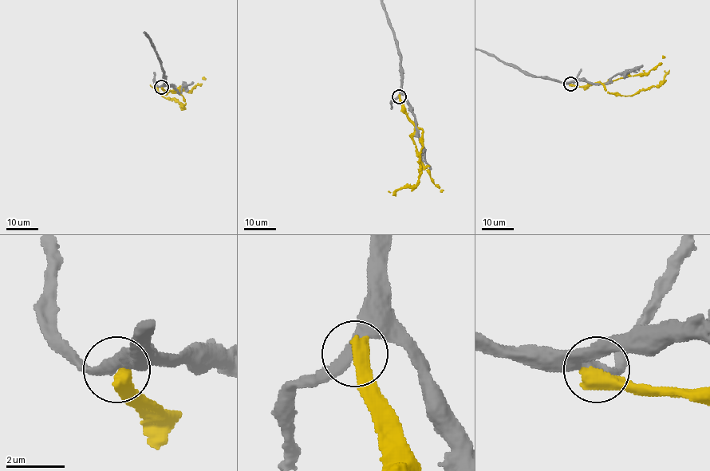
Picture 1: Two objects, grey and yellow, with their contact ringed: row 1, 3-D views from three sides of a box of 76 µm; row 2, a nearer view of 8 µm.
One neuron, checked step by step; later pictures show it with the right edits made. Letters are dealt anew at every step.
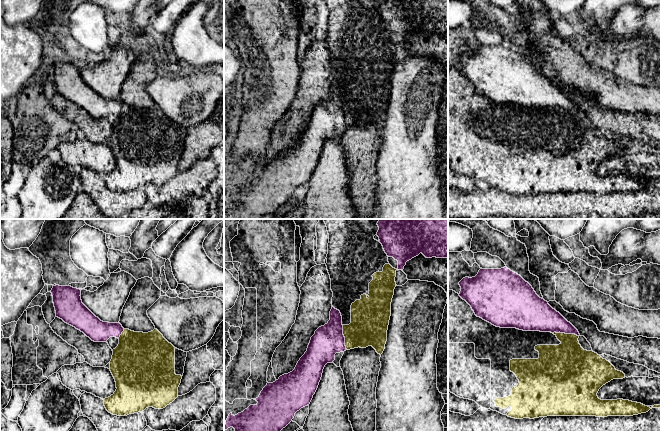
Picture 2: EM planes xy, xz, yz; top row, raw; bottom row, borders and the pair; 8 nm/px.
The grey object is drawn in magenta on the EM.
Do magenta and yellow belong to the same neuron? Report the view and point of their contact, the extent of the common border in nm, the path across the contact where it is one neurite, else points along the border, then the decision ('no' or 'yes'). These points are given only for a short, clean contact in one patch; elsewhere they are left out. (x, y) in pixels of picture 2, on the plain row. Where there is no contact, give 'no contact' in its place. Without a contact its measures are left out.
meets magenta in yz at (566, 109); contact 220 nm long; no

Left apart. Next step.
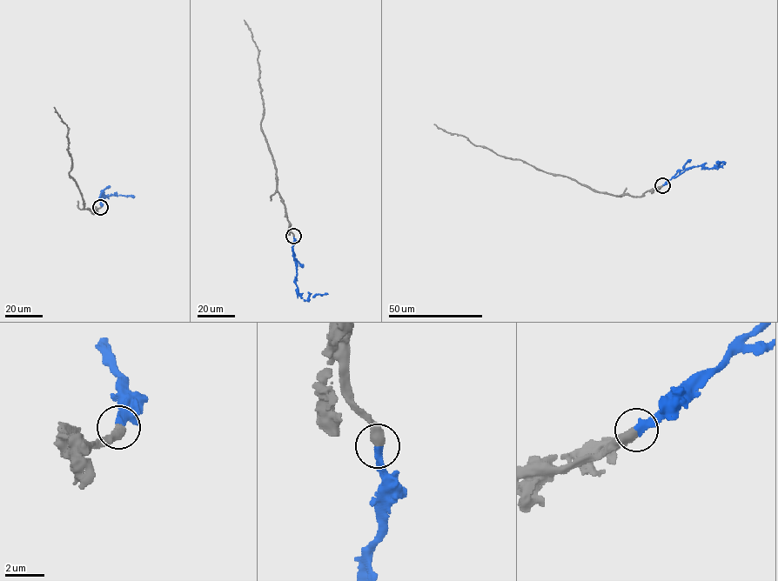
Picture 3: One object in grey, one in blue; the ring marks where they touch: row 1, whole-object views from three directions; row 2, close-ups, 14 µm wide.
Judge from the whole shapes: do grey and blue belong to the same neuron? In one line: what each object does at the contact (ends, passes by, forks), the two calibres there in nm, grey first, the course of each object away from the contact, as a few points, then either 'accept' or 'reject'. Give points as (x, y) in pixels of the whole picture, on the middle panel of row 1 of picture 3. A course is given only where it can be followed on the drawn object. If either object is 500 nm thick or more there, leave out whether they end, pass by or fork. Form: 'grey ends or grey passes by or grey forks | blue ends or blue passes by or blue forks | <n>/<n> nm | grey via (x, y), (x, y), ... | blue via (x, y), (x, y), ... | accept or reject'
500/440 nm | grey via (293, 236), (285, 204), (278, 191), (277, 168), (261, 126), (263, 101), (258, 82), (258, 50), (244, 20) | blue via (293, 236), (298, 294), (304, 300), (311, 294), (328, 294) | accept

